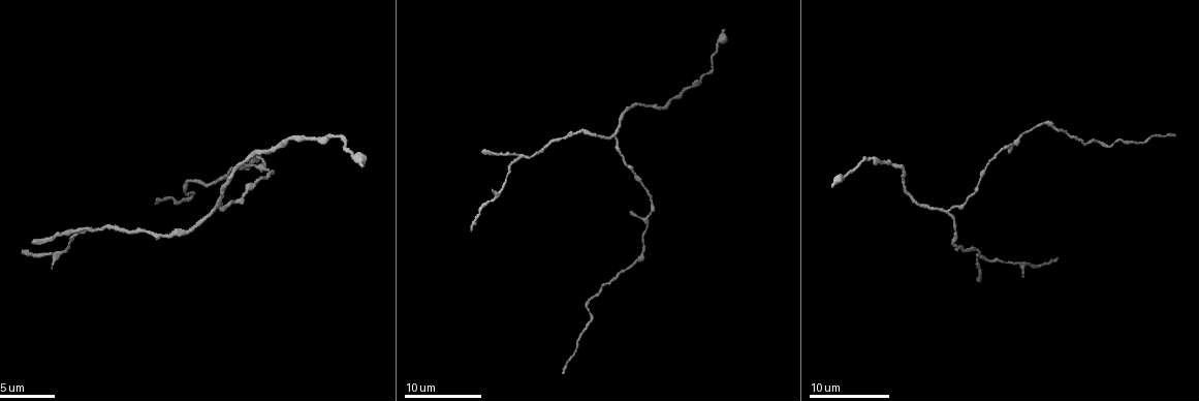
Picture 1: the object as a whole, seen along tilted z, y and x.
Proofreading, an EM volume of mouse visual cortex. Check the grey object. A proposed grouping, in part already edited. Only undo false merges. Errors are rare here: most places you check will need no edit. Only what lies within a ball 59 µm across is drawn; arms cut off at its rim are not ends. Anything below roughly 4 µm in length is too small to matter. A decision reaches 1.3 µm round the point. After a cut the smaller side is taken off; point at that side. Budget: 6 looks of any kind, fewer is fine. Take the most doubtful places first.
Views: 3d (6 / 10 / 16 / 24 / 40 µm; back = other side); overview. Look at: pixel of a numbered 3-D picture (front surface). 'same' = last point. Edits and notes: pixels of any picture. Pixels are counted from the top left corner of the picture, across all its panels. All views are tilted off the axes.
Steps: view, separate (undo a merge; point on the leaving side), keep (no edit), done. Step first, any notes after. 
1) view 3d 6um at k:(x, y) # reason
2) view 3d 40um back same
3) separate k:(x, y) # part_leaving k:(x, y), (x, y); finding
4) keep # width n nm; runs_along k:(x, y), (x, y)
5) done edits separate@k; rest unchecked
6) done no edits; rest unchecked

view 3d 10um at 1:(950, 214) # three arms meet

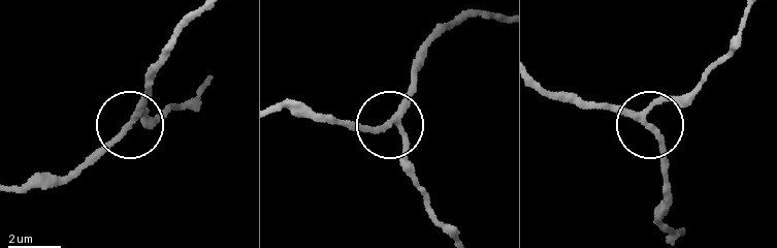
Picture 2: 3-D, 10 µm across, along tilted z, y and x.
keep # runs_along 2:(205, 86), (180, 107), (130, 120), (147, 91); continuous, no second cell

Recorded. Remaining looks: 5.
view 3d 16um at 1:(85, 228) # two arms in line, one across

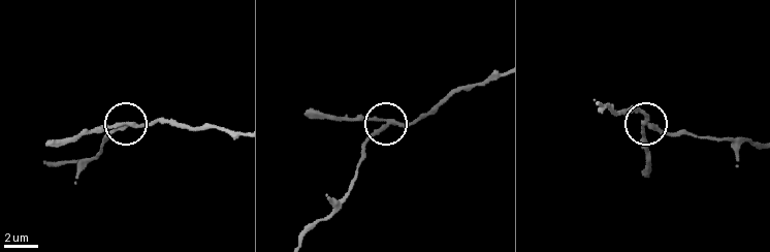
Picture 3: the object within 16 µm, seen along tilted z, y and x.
separate 3:(367, 140) # width 220 nm; a second cell is stuck on

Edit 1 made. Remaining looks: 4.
view 3d 10um at 1:(1039, 125) # calibre changes

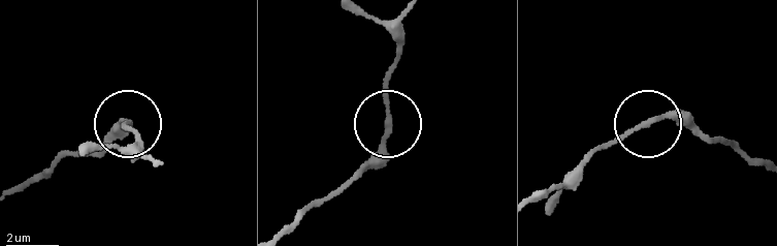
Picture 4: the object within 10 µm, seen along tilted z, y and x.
keep # width 180 nm; one cell here

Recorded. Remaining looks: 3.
done edits separate@3; rest unchecked

